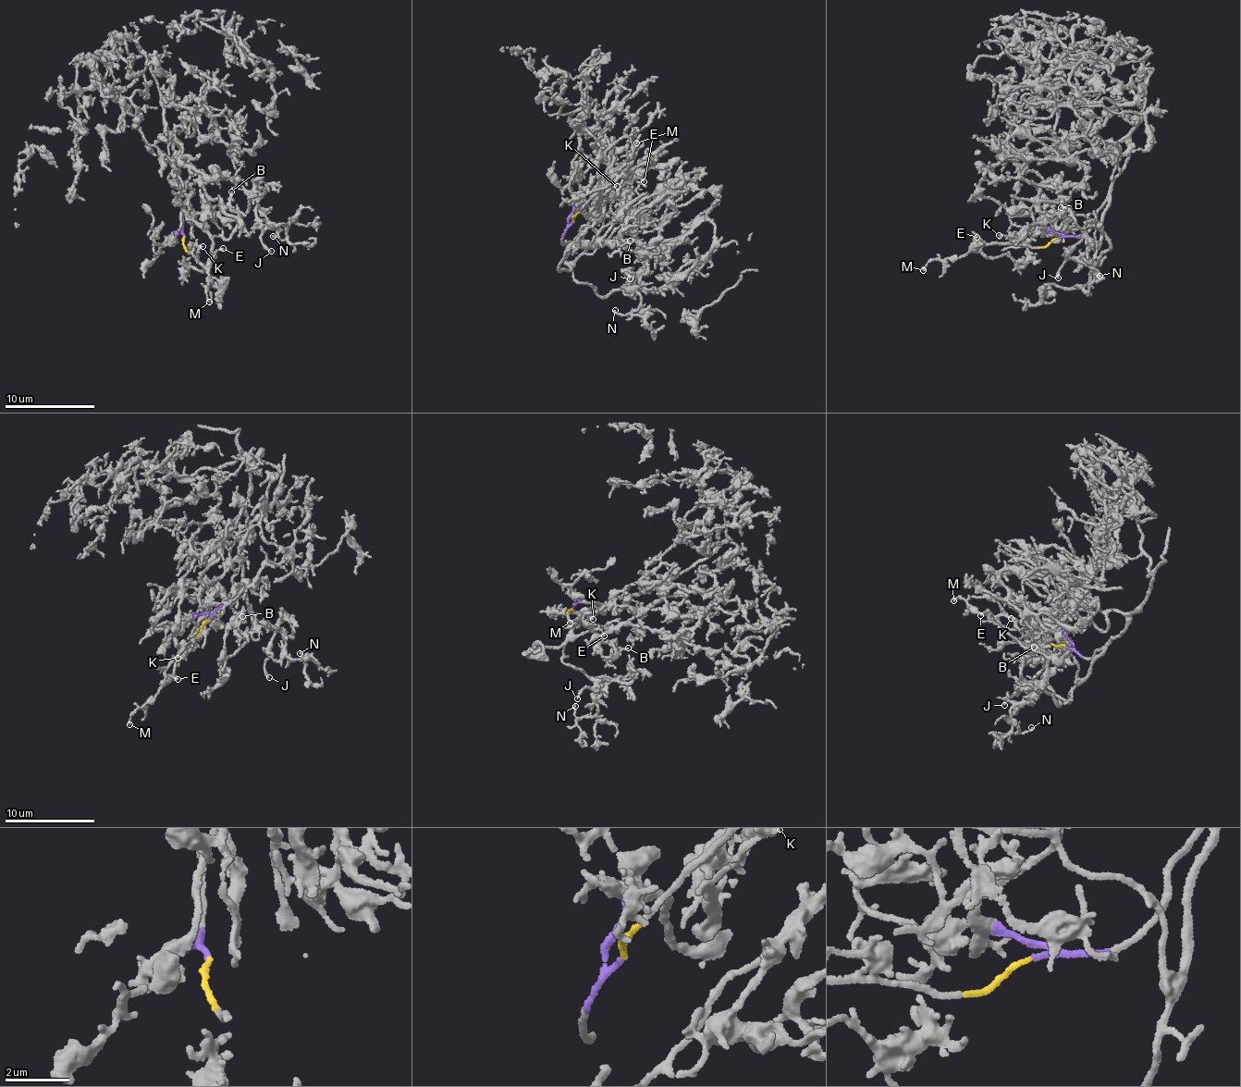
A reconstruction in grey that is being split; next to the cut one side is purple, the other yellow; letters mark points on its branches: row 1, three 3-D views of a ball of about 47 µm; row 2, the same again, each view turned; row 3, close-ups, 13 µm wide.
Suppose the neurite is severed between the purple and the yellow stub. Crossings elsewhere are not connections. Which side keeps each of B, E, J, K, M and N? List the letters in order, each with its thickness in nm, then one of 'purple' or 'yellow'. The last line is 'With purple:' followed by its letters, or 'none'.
B: 180 nm thick; purple
E: 160 nm thick; yellow
J: 200 nm thick; purple
K: 200 nm thick; yellow
M: 170 nm thick; yellow
N: 140 nm thick; purple
With purple: B, J, N

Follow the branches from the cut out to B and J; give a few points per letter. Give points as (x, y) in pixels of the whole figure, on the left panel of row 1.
B: (183, 237), (176, 233), (184, 204), (191, 193), (188, 182), (198, 180), (214, 218), (231, 191)
J: (183, 237), (181, 193), (191, 215), (204, 230), (225, 240), (247, 213), (253, 192), (263, 240), (272, 252)

